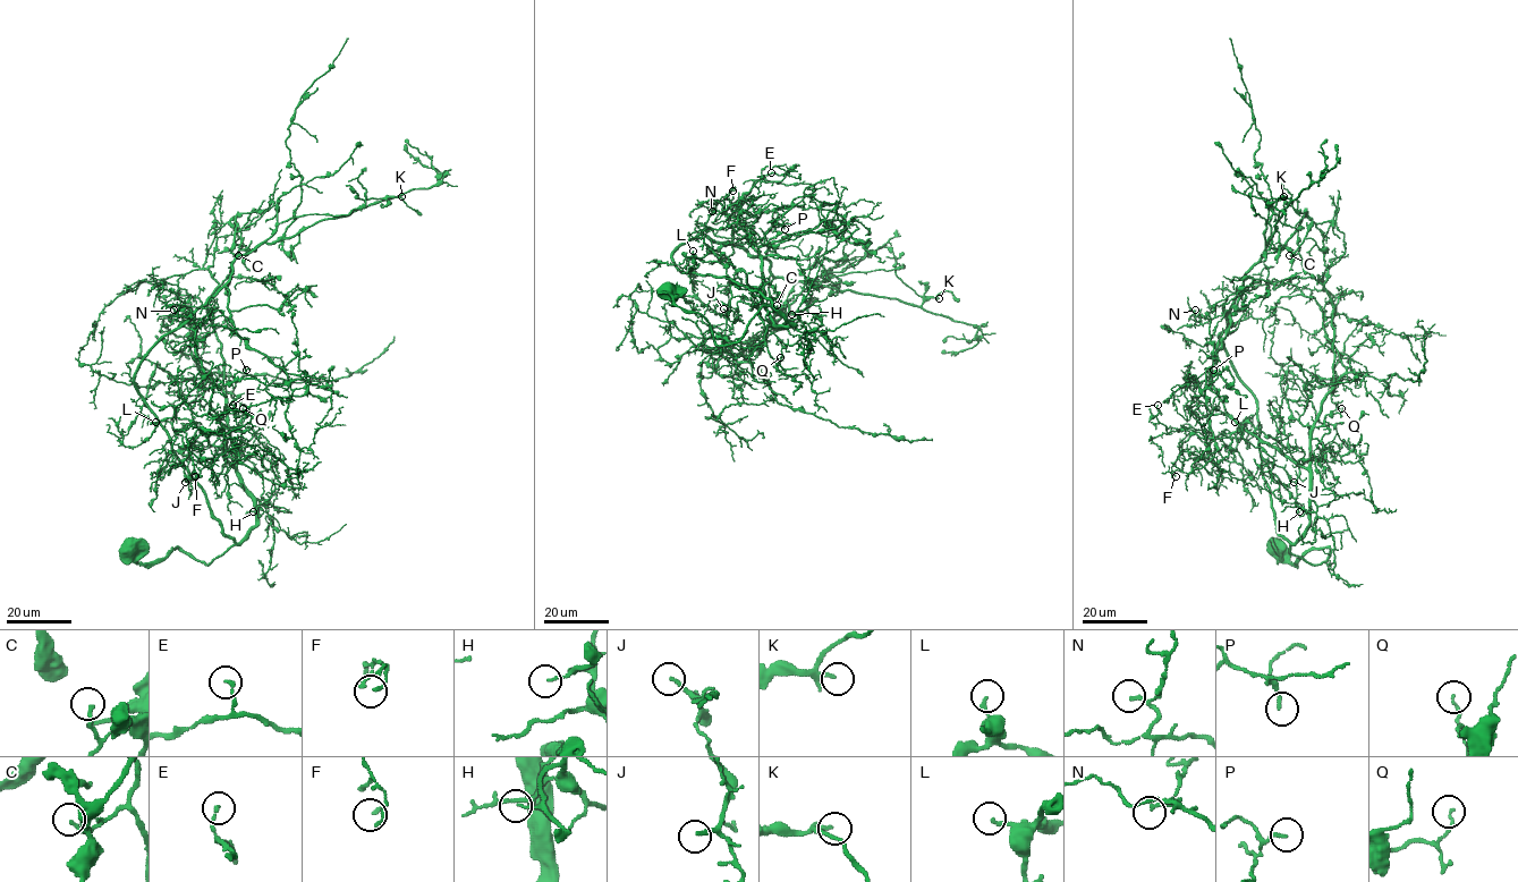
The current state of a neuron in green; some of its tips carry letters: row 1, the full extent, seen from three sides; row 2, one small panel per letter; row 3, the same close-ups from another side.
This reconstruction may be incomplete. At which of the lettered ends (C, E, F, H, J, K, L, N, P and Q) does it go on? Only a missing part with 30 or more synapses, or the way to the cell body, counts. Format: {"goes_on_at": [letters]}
{"goes_on_at": ["J"]}

